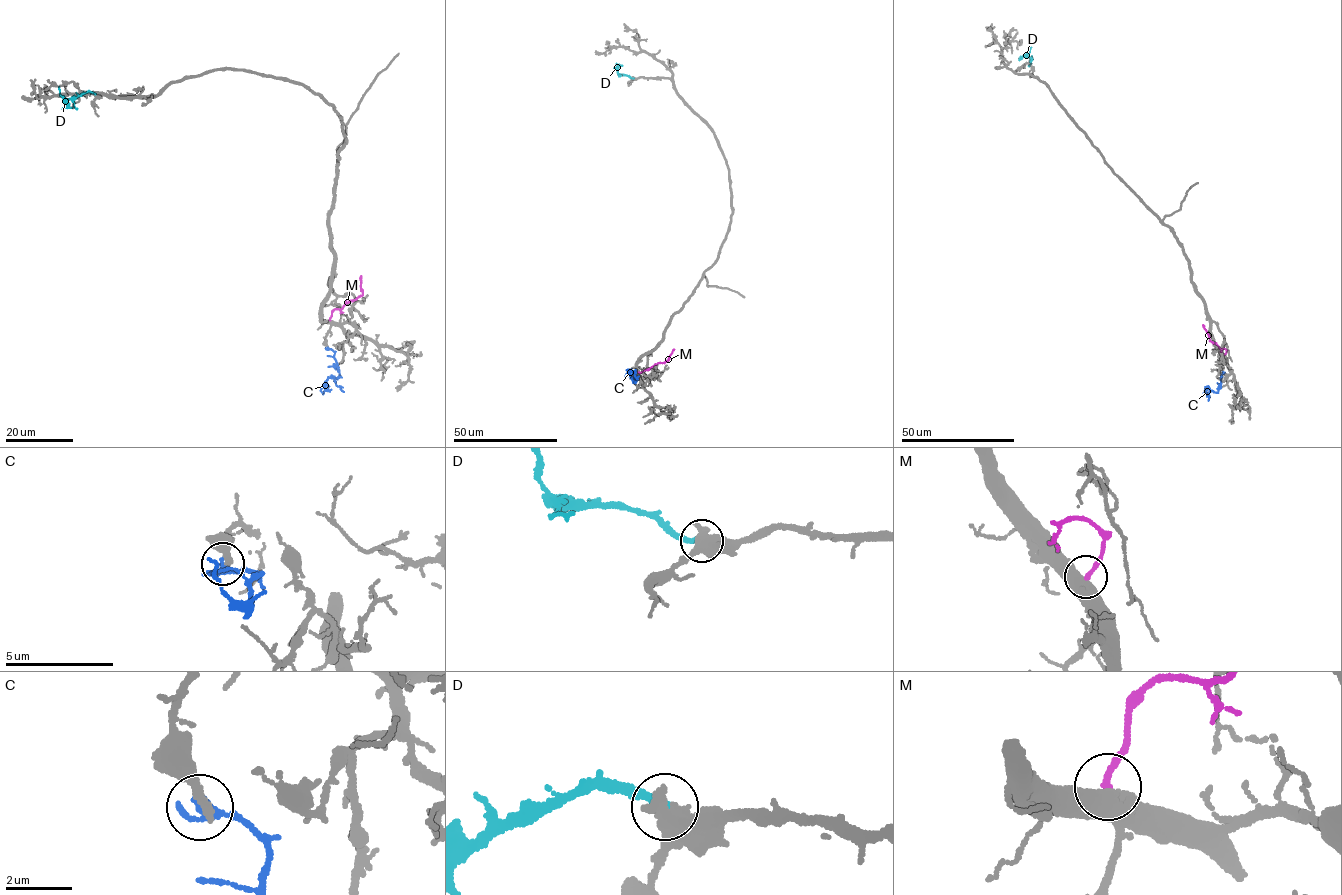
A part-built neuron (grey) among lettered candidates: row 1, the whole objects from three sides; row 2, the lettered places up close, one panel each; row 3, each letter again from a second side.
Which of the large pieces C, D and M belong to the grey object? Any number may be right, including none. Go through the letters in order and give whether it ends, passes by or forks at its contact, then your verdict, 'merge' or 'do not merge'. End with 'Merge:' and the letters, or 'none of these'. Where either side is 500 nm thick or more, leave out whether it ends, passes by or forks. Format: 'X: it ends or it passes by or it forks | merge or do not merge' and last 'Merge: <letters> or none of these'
C: it forks | do not merge
D: merge
M: do not merge
Merge: D

